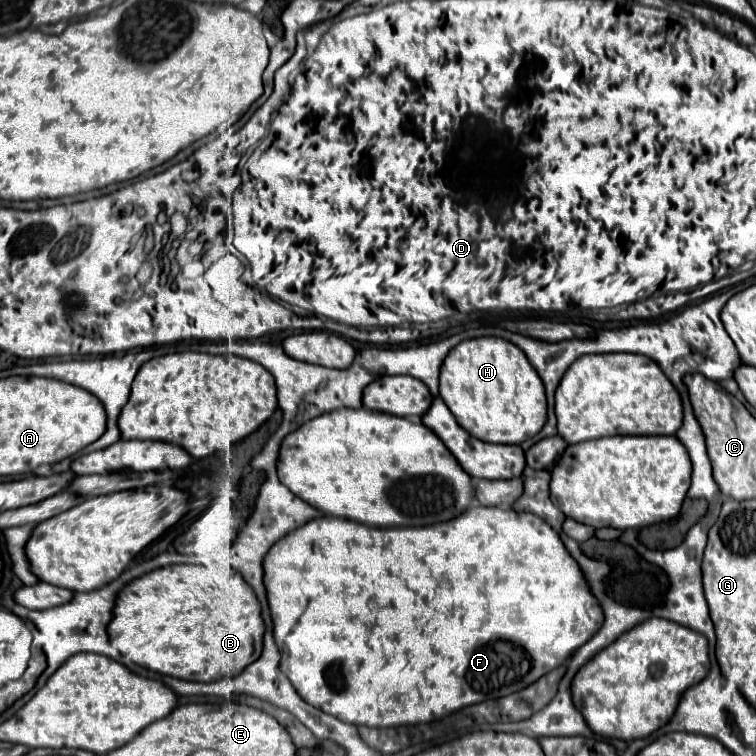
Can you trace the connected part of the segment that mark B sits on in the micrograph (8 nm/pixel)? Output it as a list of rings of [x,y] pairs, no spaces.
[[[189,564],[157,568],[129,582],[117,594],[113,618],[107,624],[111,644],[131,662],[159,674],[195,682],[213,682],[223,676],[237,676],[257,658],[257,654],[261,654],[263,632],[265,626],[259,602],[237,570],[233,574],[213,574],[203,566]]]

